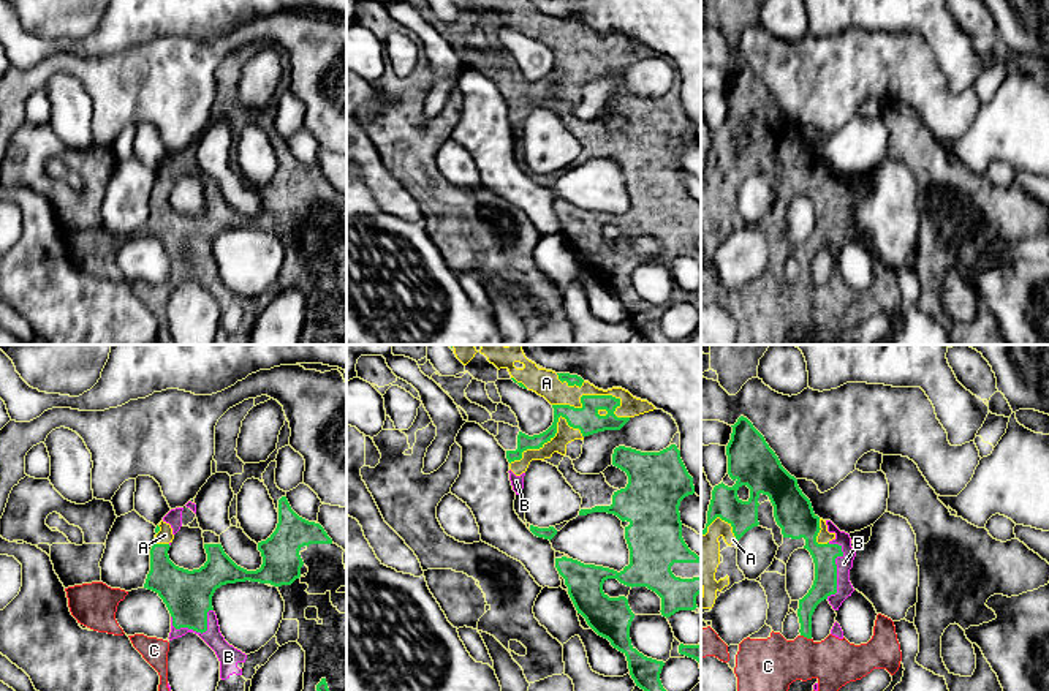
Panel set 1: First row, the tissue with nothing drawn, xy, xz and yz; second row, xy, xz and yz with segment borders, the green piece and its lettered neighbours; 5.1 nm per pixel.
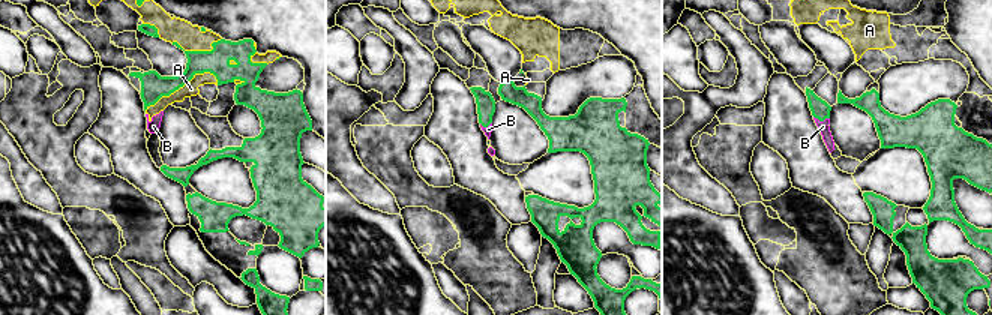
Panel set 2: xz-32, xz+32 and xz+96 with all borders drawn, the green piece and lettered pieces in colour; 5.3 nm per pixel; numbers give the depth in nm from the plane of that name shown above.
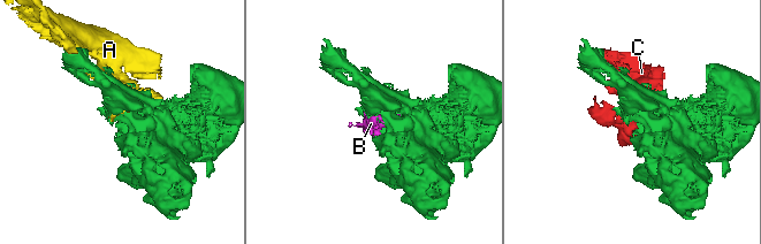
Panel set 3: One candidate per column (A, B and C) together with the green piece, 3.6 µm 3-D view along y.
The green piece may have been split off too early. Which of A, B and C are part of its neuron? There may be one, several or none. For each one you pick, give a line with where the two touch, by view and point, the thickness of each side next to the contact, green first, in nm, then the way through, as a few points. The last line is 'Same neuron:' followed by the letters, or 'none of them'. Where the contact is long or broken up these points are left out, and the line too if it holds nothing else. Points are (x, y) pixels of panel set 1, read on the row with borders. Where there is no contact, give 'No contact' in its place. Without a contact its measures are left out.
A: Touches green at xz (595, 396). Thickness 130 nm (green) against 130 nm
B: Touches green at yz (836, 571). Thickness 120 nm (green) against 80 nm
C: Touches green at yz (806, 636). Thickness 100 nm (green) against 280 nm
Same neuron: A, B, C

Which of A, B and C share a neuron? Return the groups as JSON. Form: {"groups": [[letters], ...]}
{"groups": [["A", "B", "C"]]}

